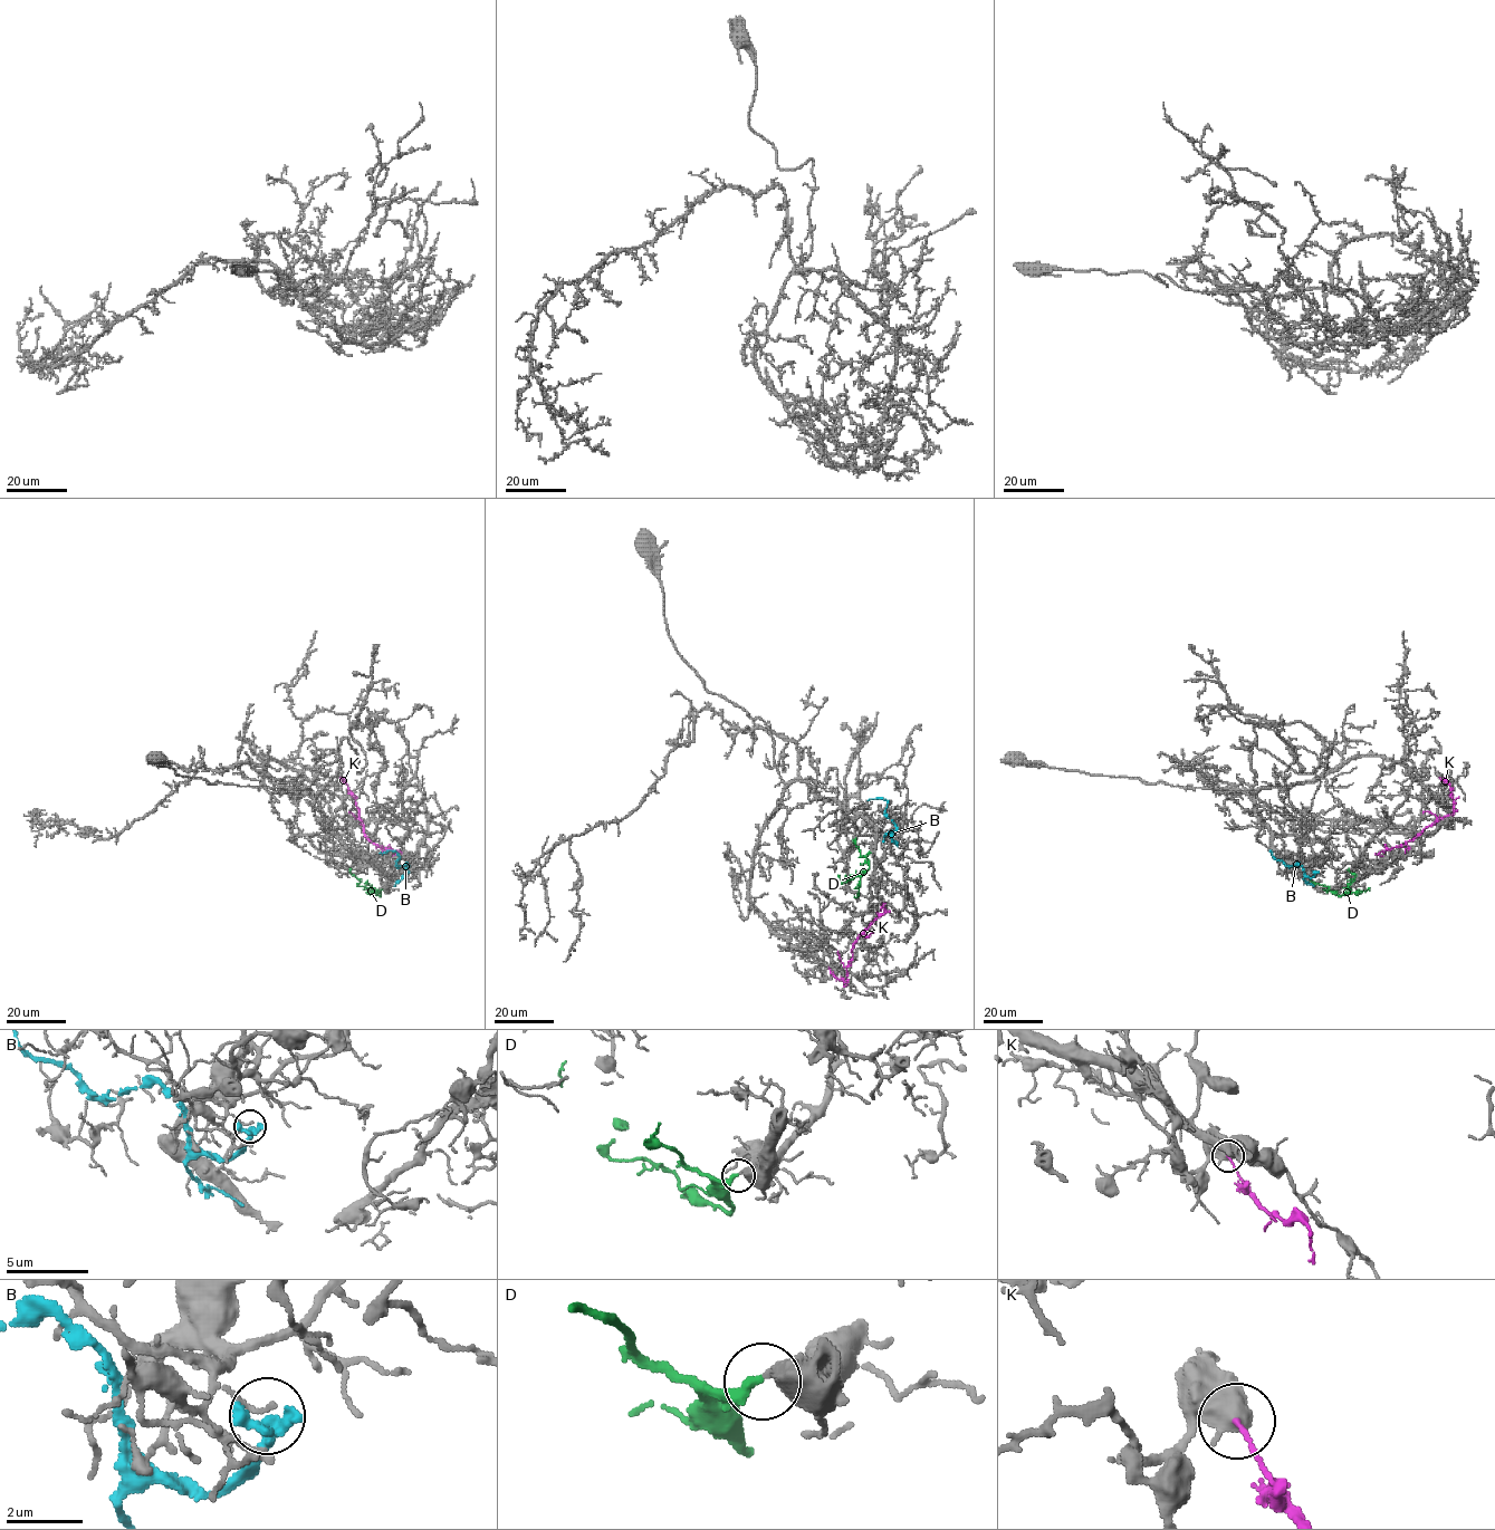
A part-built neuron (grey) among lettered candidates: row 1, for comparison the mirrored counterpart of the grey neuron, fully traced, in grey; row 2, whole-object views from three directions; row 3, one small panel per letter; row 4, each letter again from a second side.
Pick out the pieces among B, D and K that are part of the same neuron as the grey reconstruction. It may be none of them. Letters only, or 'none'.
D

